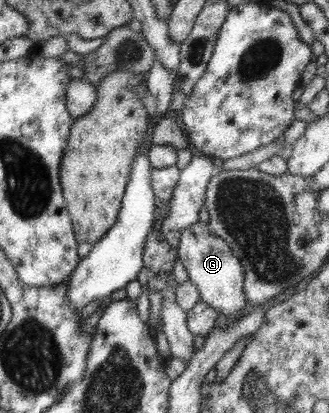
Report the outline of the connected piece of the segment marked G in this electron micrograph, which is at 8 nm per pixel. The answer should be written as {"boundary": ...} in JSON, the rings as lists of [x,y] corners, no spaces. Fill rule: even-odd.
{"boundary":[[[198,220],[194,225],[182,230],[181,234],[180,244],[176,248],[177,257],[184,264],[188,279],[198,287],[200,301],[217,309],[219,317],[240,319],[247,301],[243,288],[245,271],[240,259],[224,240],[210,232],[208,223]]]}

